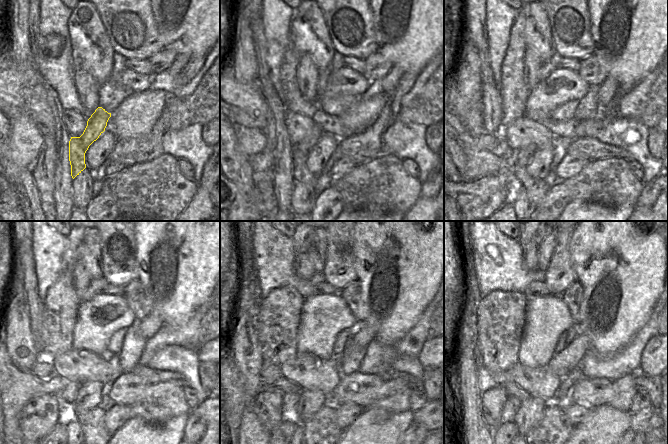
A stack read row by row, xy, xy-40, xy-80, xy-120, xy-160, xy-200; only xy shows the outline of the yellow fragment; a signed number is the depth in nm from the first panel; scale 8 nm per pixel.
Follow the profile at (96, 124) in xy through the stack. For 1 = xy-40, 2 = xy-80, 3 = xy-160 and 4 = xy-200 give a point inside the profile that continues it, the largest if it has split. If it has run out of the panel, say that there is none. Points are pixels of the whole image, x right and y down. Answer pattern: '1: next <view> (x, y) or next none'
1: next xy-40 (301, 150)
2: next xy-80 (522, 156)
3: next xy-160 (290, 400)
4: next xy-200 (509, 411)

